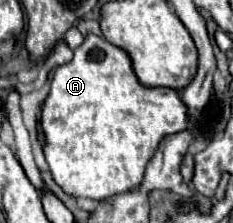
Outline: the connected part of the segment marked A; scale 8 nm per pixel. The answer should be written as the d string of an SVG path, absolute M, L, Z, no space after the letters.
M87 35L85 41L75 49L73 59L55 69L55 75L51 79L51 89L49 89L49 95L43 103L43 107L41 107L41 117L39 117L39 131L43 133L43 155L45 155L45 161L49 165L53 181L71 197L87 197L87 199L95 199L95 201L103 201L103 199L109 199L113 195L127 193L127 191L135 189L143 179L145 167L147 167L149 159L153 157L153 151L157 151L157 143L165 135L173 135L173 133L181 131L181 127L185 127L185 107L181 107L179 93L175 89L167 89L167 87L145 87L145 85L141 85L137 81L133 69L131 69L129 55L123 49L111 45L107 39L103 39L99 35Z

